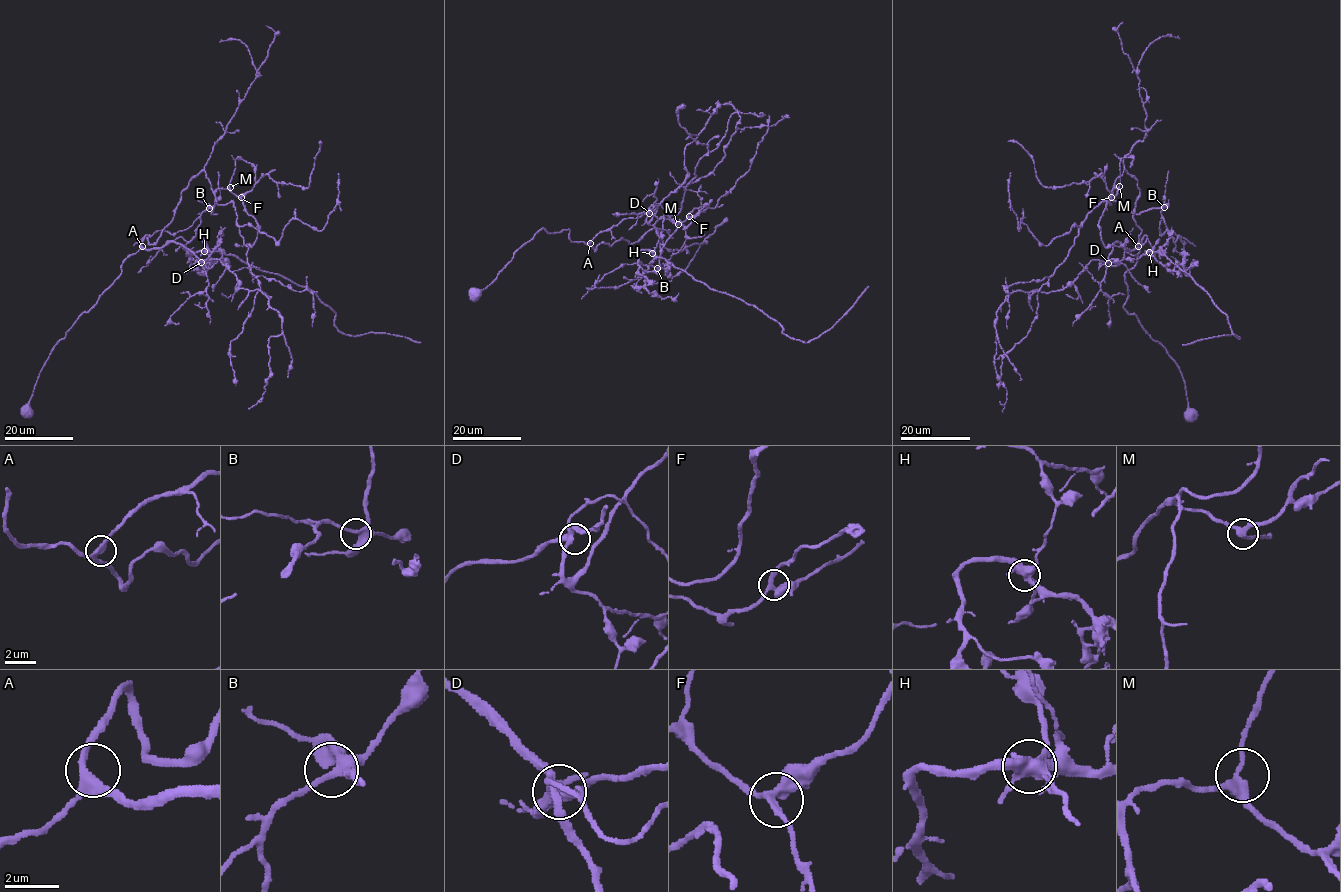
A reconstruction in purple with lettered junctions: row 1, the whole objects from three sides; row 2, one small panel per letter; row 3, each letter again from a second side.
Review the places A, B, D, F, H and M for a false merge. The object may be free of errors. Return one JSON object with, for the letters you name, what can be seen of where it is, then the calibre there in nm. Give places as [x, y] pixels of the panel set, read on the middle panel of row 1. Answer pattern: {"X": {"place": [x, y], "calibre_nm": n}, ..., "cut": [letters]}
{"H": {"place": [652, 253], "calibre_nm": 440}, "cut": ["H"]}

